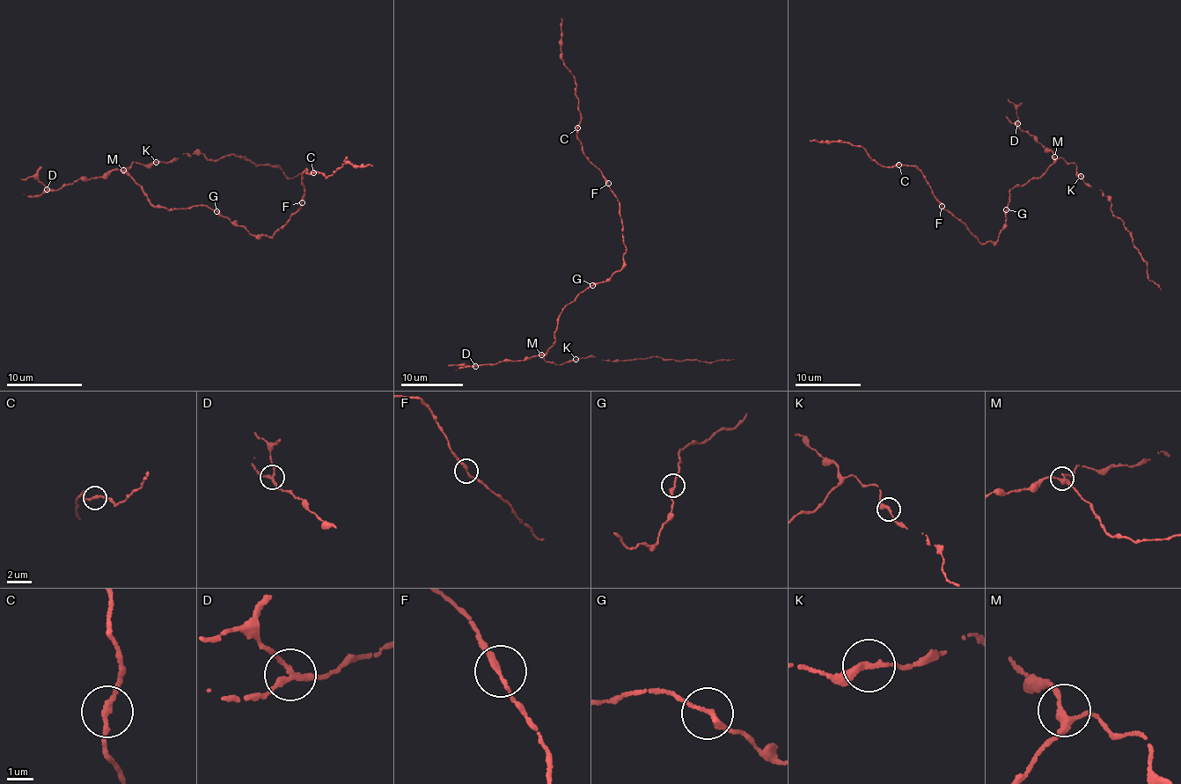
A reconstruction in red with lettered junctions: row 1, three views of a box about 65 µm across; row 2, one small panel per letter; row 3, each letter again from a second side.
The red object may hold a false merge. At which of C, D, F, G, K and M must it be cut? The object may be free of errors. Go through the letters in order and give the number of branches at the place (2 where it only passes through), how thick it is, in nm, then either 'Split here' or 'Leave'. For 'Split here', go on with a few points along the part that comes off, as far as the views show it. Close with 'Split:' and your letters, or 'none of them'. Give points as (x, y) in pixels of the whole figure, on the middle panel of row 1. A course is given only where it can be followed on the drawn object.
C: Branches: 2. Thickness 200 nm. Leave
D: Branches: 3. Thickness 170 nm. Split here. Course of the part to remove: (475, 365), (448, 365)
F: Branches: 2. Thickness 200 nm. Leave
G: Branches: 2. Thickness 200 nm. Leave
K: Branches: 2. Thickness 190 nm. Leave
M: Branches: 3. Thickness 240 nm. Leave
Split: D

